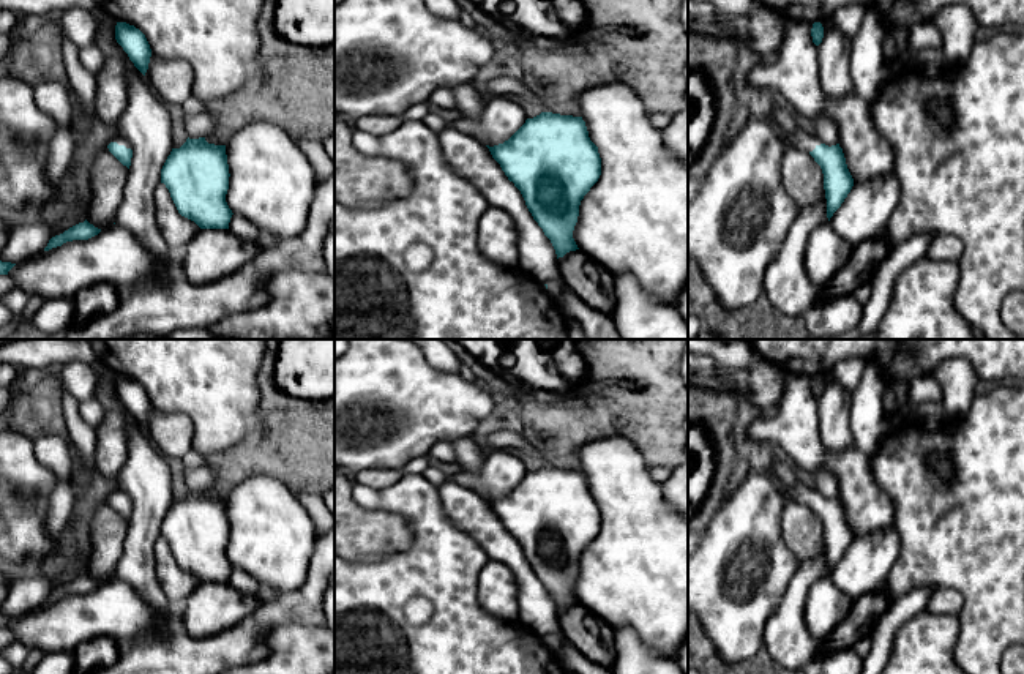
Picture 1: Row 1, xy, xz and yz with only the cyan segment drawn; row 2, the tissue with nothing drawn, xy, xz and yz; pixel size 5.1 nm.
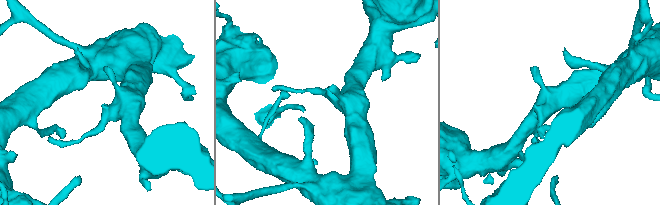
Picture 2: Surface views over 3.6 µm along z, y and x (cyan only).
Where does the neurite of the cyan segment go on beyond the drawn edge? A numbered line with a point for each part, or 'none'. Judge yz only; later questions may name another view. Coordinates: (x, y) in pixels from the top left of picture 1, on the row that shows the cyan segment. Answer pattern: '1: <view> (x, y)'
1: yz (788, 120)

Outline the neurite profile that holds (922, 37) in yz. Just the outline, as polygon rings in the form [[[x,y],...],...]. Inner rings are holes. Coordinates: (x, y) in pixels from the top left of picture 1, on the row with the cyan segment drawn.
[[[918,24],[910,28],[909,44],[903,55],[901,65],[914,65],[917,62],[918,54],[923,49],[940,49],[942,51],[944,39],[939,28],[934,24]]]

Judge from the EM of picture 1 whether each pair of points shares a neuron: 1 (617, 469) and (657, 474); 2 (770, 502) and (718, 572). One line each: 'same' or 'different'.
1: different
2: same

